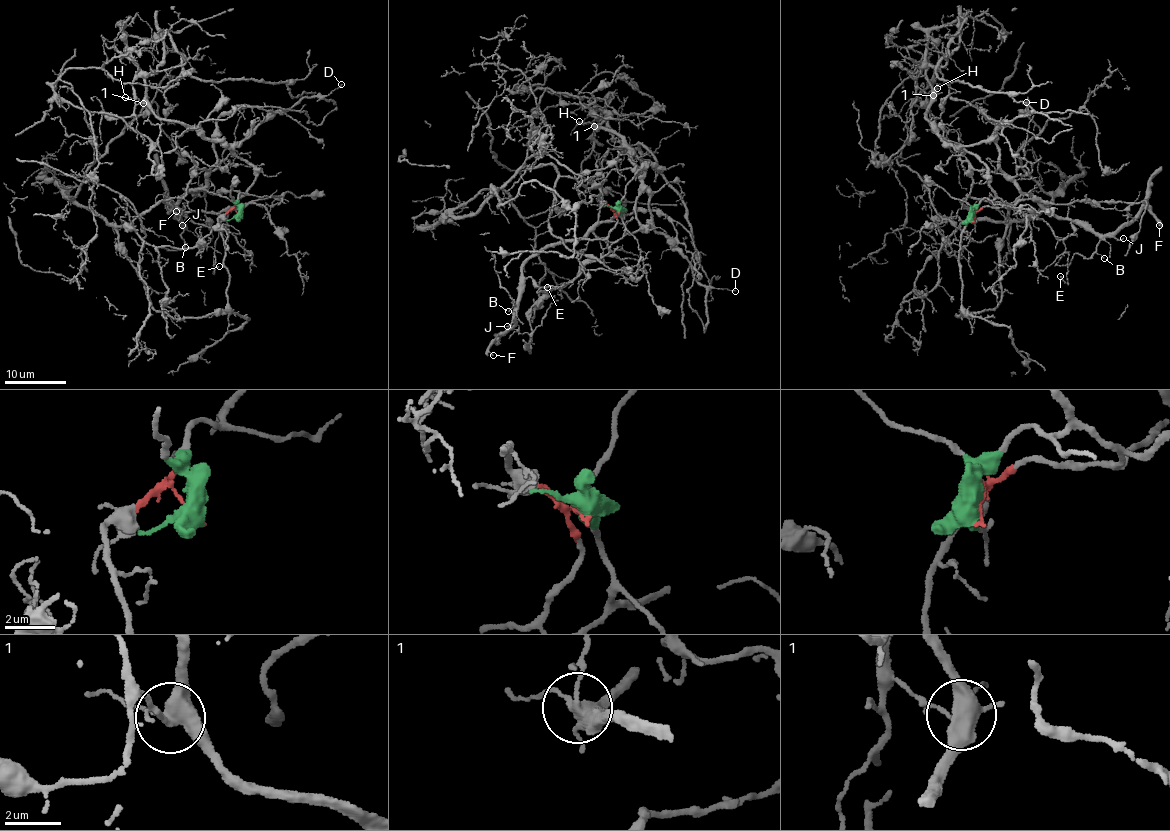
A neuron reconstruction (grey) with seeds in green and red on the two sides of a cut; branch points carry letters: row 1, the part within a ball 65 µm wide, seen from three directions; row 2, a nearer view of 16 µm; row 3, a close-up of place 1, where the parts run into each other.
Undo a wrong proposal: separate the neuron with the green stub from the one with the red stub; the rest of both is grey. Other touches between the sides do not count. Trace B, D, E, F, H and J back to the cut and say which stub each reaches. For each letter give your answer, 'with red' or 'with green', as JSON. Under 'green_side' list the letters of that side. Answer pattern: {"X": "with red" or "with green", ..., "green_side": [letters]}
{"B": "with red", "D": "with green", "E": "with red", "F": "with red", "H": "with green", "J": "with red", "green_side": ["D", "H"]}

